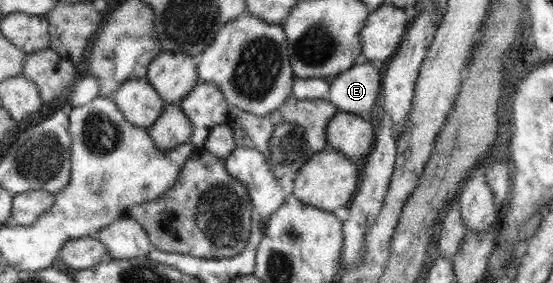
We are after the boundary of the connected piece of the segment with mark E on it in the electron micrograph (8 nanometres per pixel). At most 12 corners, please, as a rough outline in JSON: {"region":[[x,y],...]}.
{"region":[[365,60],[330,80],[328,102],[366,117],[379,103],[379,65]]}

